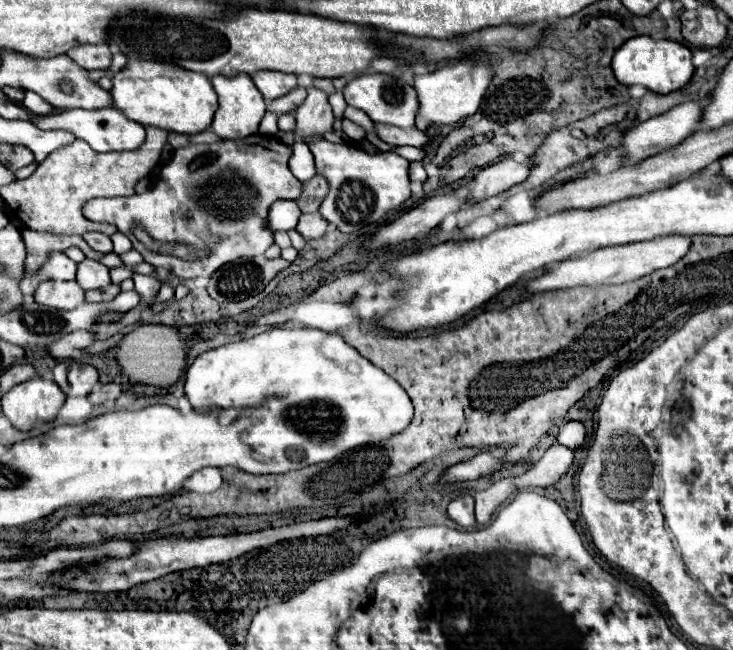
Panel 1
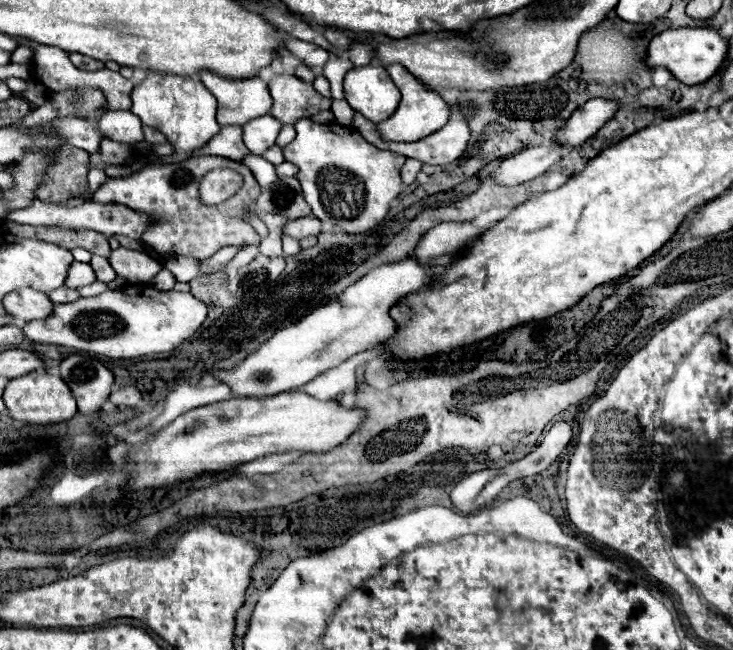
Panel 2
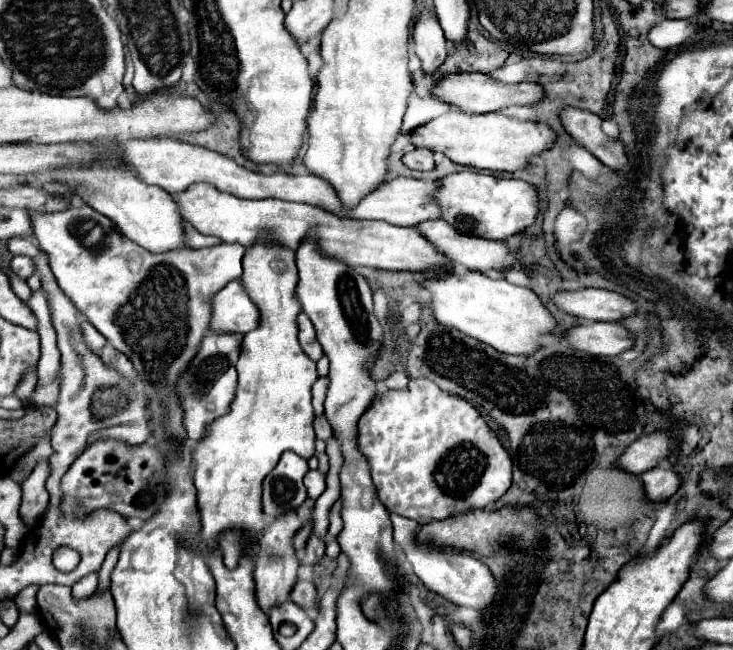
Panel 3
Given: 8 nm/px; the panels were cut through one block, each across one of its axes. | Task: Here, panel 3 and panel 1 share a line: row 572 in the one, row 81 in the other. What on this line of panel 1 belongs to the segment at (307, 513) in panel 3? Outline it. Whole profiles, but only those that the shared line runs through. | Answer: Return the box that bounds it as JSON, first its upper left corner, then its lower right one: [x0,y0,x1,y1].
[252,72,296,100]

